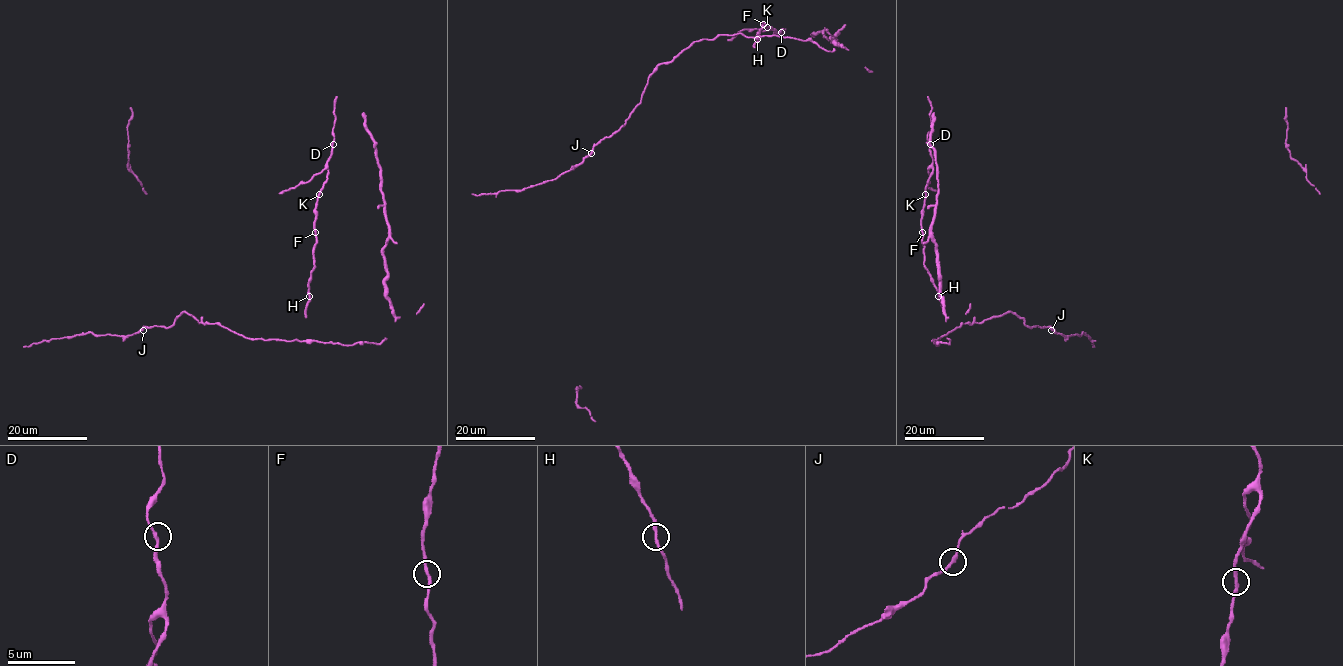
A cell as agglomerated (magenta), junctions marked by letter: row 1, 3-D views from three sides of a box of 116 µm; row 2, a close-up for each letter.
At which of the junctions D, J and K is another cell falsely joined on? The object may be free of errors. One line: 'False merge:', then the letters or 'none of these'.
False merge: K

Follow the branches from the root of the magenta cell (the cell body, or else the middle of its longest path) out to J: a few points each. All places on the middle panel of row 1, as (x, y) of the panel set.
J: (735, 34), (694, 41), (671, 61), (660, 63), (649, 76), (641, 102), (626, 123), (600, 140), (591, 153)

